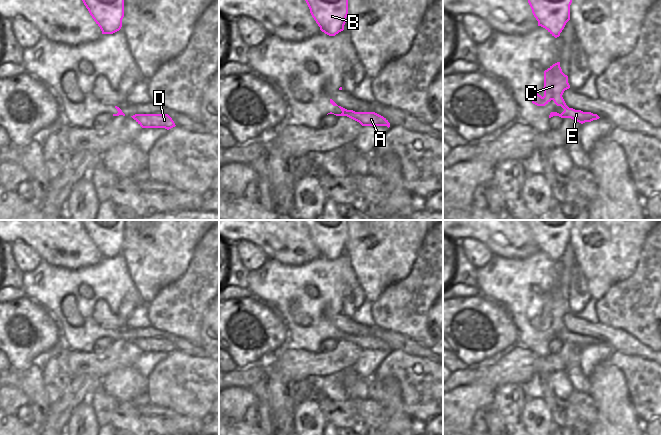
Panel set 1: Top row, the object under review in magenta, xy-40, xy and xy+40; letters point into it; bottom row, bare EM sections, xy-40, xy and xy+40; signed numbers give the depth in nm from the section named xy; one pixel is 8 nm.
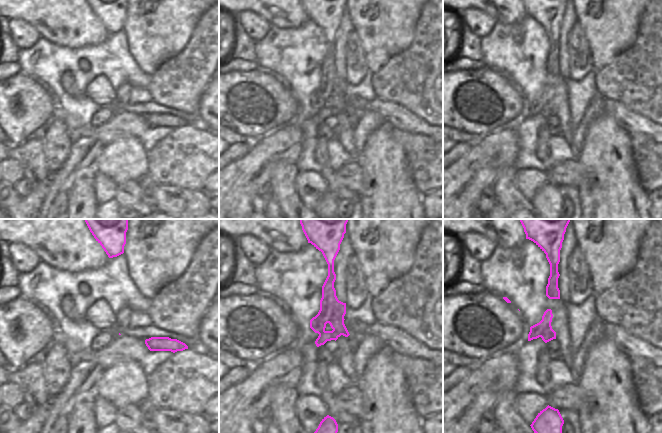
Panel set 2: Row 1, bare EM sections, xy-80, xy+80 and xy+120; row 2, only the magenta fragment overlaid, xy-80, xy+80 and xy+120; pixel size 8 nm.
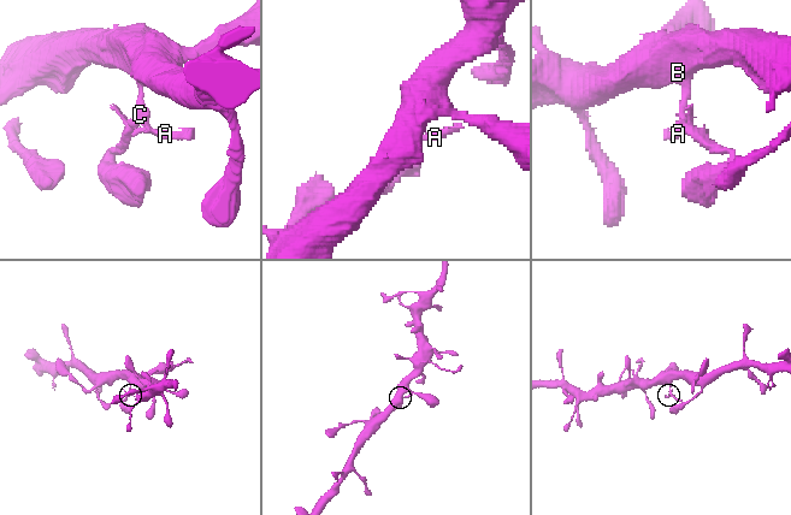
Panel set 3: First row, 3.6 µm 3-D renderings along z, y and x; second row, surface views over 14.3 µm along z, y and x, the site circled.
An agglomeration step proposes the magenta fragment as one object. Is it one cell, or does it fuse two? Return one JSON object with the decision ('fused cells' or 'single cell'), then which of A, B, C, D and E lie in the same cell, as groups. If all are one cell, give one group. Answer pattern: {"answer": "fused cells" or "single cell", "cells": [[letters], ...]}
{"answer": "single cell", "cells": [["A", "B", "C", "D", "E"]]}

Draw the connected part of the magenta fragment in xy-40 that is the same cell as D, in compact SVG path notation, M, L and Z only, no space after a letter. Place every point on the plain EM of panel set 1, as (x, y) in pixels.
M135 338L131 340L142 352L165 352L175 351L175 347L168 338Z

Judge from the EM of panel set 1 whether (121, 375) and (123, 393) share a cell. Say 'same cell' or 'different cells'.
same cell

